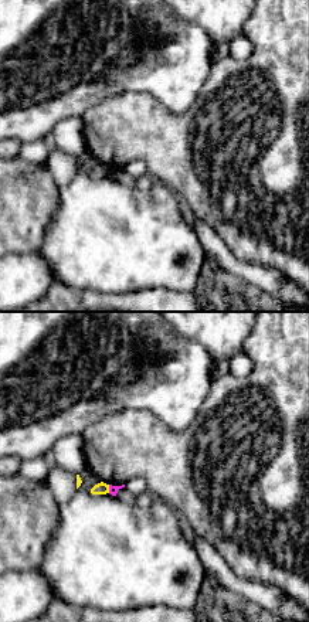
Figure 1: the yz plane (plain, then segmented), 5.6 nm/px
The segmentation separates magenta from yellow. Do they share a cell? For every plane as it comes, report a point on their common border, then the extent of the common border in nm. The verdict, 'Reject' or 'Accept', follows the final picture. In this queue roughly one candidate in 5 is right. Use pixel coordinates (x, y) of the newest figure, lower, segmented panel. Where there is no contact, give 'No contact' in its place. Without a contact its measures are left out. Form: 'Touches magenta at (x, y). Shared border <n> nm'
Touches magenta at (109, 489). Shared border 50 nm

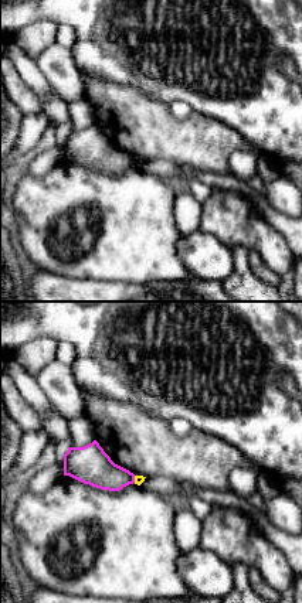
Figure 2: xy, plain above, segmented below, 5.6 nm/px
Touches magenta at (133, 479). Shared border 40 nm

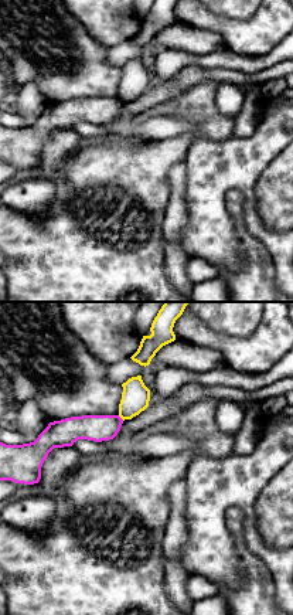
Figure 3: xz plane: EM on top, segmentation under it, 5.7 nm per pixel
Touches magenta at (119, 417). Shared border 50 nm

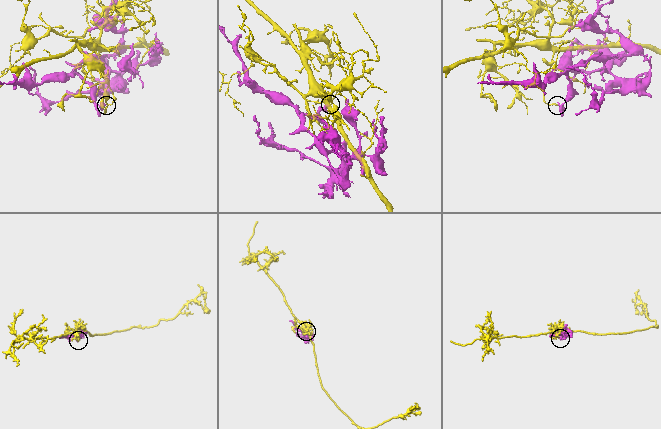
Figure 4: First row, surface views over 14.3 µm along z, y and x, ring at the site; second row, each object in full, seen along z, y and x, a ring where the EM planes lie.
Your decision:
Reject

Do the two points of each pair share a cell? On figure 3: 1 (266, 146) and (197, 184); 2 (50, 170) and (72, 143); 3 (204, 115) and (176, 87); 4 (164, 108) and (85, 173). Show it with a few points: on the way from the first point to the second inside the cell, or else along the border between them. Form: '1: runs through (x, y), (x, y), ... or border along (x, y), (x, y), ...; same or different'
1: runs through (249, 158), (214, 173); same
2: runs through (51, 163), (65, 149); same
3: border along (213, 80), (198, 82), (164, 101); different
4: border along (166, 101), (174, 108), (171, 115); different

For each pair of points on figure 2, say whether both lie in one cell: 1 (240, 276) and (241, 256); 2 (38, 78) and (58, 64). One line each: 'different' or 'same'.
1: same
2: different

